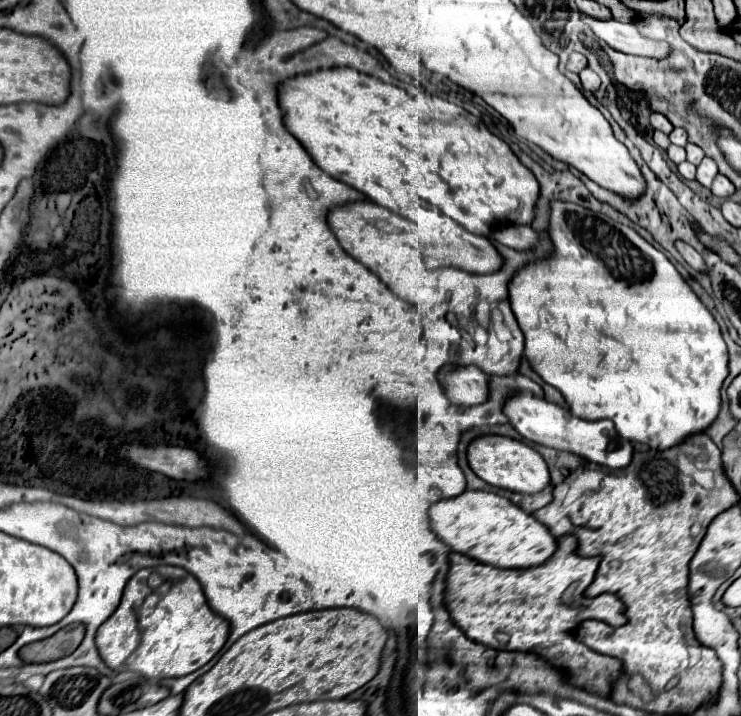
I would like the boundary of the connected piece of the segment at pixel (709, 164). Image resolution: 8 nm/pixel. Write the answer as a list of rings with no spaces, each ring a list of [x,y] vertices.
[[[706,156],[706,158],[700,162],[700,166],[698,166],[696,180],[698,180],[702,186],[710,188],[712,180],[716,178],[716,174],[718,174],[718,166],[716,166],[716,162],[714,162],[712,158],[708,158],[708,156]]]

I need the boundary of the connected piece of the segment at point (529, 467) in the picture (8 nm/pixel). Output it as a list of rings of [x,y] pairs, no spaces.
[[[482,436],[468,446],[468,464],[484,482],[520,494],[536,494],[550,484],[550,474],[544,458],[520,440],[506,436]]]

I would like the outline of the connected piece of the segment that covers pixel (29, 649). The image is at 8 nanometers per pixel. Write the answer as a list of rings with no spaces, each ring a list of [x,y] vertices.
[[[72,624],[72,626],[58,630],[54,636],[50,636],[46,640],[24,646],[18,654],[28,664],[52,662],[52,660],[60,660],[60,658],[72,654],[80,646],[82,638],[84,638],[84,626]]]

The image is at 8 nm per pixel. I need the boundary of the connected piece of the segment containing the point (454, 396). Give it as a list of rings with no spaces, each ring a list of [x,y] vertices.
[[[448,366],[440,374],[440,382],[448,400],[456,406],[474,406],[488,398],[488,376],[476,366]]]

